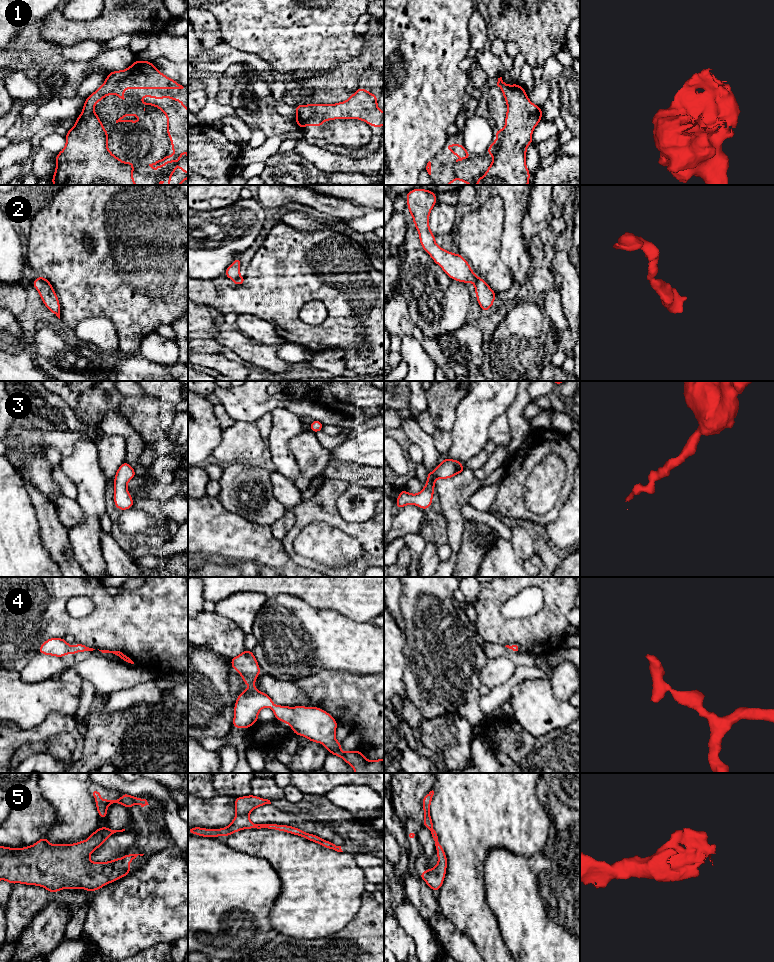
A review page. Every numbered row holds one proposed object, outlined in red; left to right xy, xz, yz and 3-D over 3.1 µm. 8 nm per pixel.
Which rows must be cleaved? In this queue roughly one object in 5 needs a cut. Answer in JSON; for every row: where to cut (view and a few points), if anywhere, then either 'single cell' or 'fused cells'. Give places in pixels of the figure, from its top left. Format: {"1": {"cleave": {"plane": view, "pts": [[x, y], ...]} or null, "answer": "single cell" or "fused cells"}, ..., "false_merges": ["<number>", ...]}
{"1": {"cleave": null, "answer": "single cell"}, "2": {"cleave": null, "answer": "single cell"}, "3": {"cleave": null, "answer": "single cell"}, "4": {"cleave": null, "answer": "single cell"}, "5": {"cleave": null, "answer": "single cell"}, "false_merges": []}

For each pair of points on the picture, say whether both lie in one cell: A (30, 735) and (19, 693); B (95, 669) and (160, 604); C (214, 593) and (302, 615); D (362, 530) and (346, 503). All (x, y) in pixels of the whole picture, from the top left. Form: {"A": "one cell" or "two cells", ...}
{"A": "two cells", "B": "two cells", "C": "two cells", "D": "two cells"}

